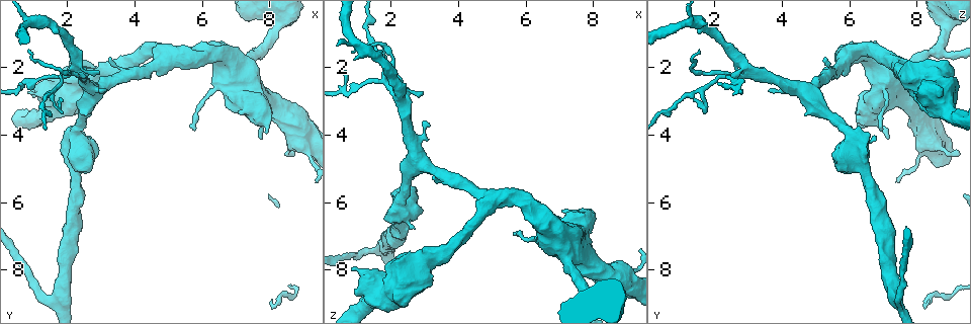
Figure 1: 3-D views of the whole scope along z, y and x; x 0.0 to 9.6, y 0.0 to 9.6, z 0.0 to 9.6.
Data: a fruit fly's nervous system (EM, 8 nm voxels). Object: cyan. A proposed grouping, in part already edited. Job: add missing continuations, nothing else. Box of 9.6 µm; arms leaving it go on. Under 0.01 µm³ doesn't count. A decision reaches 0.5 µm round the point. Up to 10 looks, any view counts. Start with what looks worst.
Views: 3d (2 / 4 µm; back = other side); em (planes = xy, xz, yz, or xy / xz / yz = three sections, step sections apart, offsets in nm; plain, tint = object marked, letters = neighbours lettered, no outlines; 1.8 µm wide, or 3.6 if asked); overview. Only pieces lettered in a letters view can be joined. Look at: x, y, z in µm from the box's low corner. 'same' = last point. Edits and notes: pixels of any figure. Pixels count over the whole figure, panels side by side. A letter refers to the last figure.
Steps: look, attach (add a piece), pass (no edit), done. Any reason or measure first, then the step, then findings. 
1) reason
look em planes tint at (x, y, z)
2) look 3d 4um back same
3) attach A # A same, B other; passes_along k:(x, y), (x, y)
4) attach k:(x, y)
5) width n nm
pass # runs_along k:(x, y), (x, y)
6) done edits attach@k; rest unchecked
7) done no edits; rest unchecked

four-way junction
look em planes tint at (2.20, 1.90, 2.95)

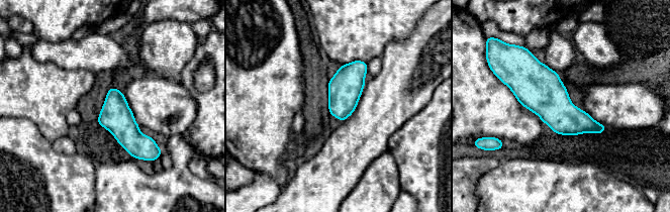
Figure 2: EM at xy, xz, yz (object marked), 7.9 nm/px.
see the neighbours
look em planes letters same

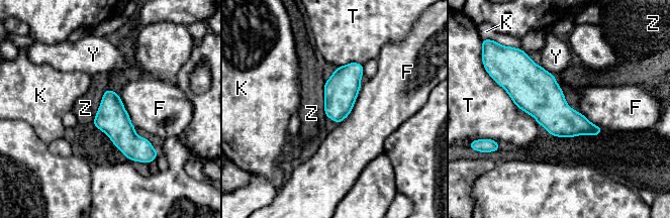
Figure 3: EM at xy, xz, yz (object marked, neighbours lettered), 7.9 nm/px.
pass # F other, K other, T other, Y other, Z other; border 3:(106, 88), (92, 124); no lettered piece goes on from it

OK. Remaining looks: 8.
branch point
look 3d 4um at (0.95, 0.65, 1.30)

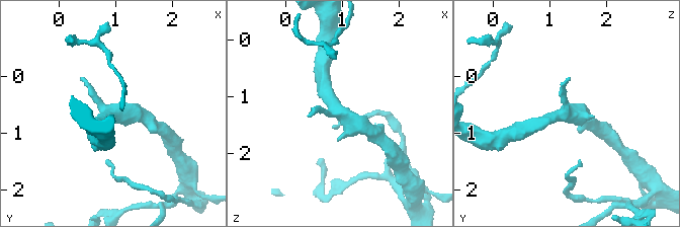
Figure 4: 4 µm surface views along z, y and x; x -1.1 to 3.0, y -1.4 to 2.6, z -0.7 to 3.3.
arms 3
look em planes tint at (0.90, 0.70, 1.30)

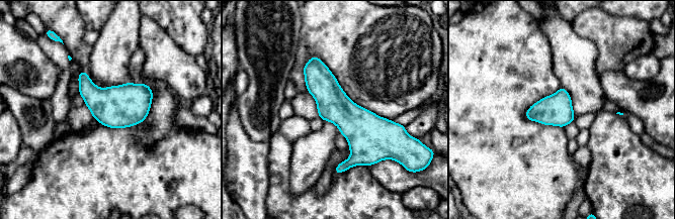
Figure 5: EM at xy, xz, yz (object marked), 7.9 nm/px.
look em planes letters same

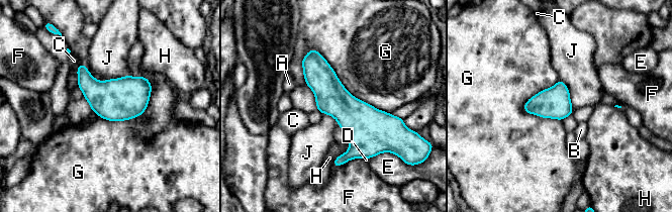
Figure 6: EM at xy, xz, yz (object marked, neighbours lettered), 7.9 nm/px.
width 260 nm
pass # A other, B other, C other, D other, E other, F other, G other, H other, J other; border 6:(84, 65), (98, 80), (126, 75); no lettered piece goes on from it

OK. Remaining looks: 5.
free end
look 3d 4um at (0.65, 2.50, 2.15)

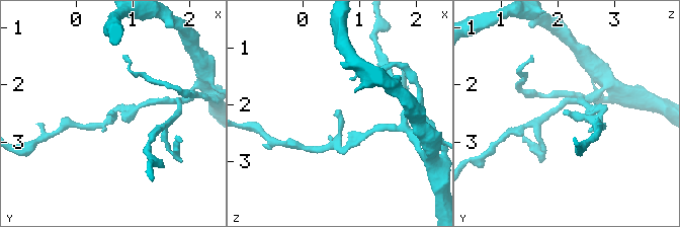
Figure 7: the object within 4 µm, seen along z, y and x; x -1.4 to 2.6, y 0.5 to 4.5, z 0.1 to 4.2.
need the tissue
look em planes letters at (0.60, 2.50, 2.10)

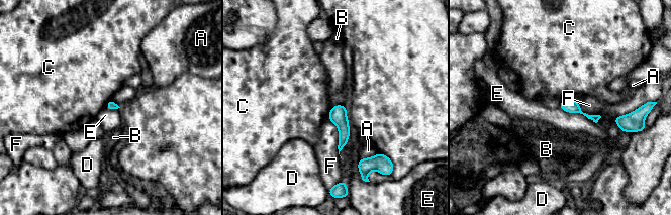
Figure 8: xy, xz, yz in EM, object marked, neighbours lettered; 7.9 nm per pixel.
longest_contact F 340 nm
pass # A other, B other, C other, D other, E other, F other; border 8:(559, 106), (596, 123); no lettered piece goes on from it

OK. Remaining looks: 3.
abrupt turn
look em 3.6um xz step 4 tint at (6.75, 2.20, 6.95)

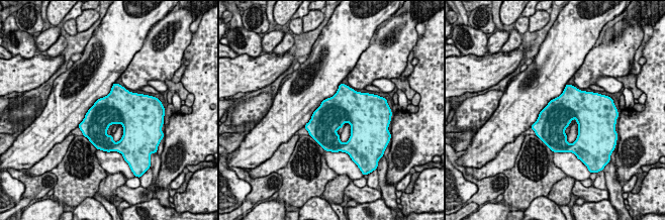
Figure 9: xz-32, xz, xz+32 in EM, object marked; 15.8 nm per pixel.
look em 3.6um planes tint same

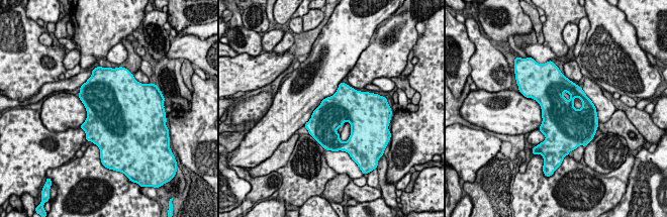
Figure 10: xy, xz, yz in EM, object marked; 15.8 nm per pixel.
what lies round it
look em 3.6um planes letters same

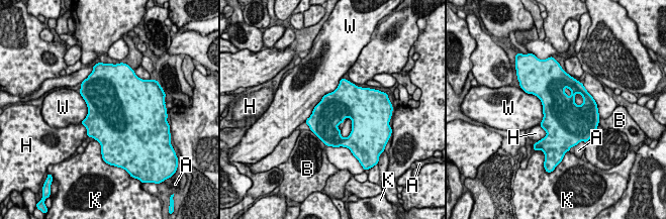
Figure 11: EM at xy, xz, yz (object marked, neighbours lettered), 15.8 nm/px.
pass # A other, B other, H other, K other, W other; border 11:(342, 78), (304, 121); none of them fits

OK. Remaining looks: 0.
done no edits; rest unchecked

